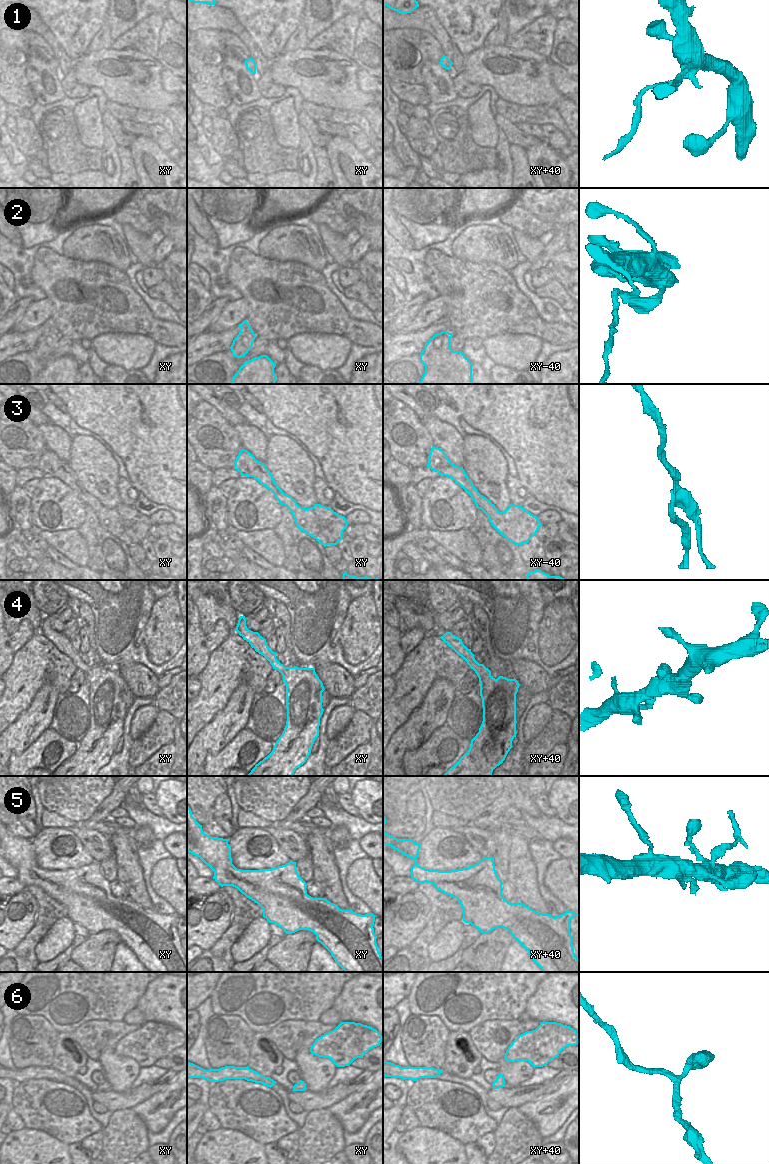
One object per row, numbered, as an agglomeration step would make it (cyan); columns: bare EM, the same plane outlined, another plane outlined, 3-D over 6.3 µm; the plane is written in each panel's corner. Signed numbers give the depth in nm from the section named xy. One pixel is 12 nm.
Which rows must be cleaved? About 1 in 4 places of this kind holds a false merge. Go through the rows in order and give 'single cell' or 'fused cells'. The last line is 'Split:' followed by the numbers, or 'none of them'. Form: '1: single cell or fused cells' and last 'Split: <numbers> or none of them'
1: fused cells
2: fused cells
3: fused cells
4: single cell
5: fused cells
6: single cell
Split: 1, 2, 3, 5

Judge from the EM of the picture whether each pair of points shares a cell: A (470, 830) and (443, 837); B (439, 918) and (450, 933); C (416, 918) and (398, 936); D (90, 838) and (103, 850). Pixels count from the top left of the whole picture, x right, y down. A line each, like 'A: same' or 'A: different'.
A: different
B: different
C: same
D: same

